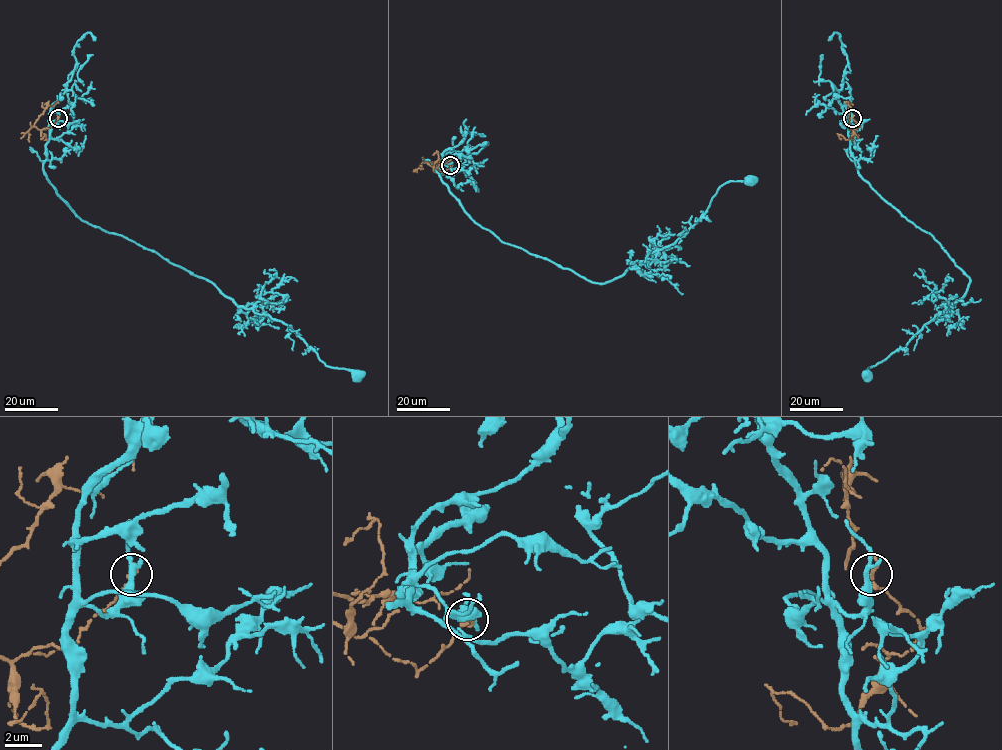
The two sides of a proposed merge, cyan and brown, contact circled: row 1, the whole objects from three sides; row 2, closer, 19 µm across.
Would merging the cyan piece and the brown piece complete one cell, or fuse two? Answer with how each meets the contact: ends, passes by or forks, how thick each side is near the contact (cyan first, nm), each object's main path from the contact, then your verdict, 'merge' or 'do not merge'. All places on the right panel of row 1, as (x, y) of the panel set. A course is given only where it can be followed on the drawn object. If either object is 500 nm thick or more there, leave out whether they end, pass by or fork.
cyan forks; brown passes by; calibres 240 and 190 nm; course cyan (851, 117), (857, 172), (970, 279), (952, 306), (867, 375); course brown (852, 117), (859, 124), (853, 130), (849, 125), (849, 106), (845, 103); merge

